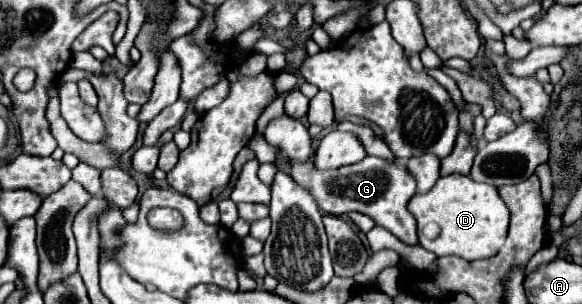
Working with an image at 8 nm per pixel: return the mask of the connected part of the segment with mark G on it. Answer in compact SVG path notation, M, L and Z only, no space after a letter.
M314 157L310 163L292 163L288 165L288 173L302 185L306 185L318 201L318 207L326 215L342 215L350 211L364 213L382 225L390 233L394 233L400 241L408 245L416 245L416 219L406 209L410 197L416 193L416 179L404 165L398 161L388 161L382 157L368 157L360 163L342 167L338 171L318 171L314 167Z

